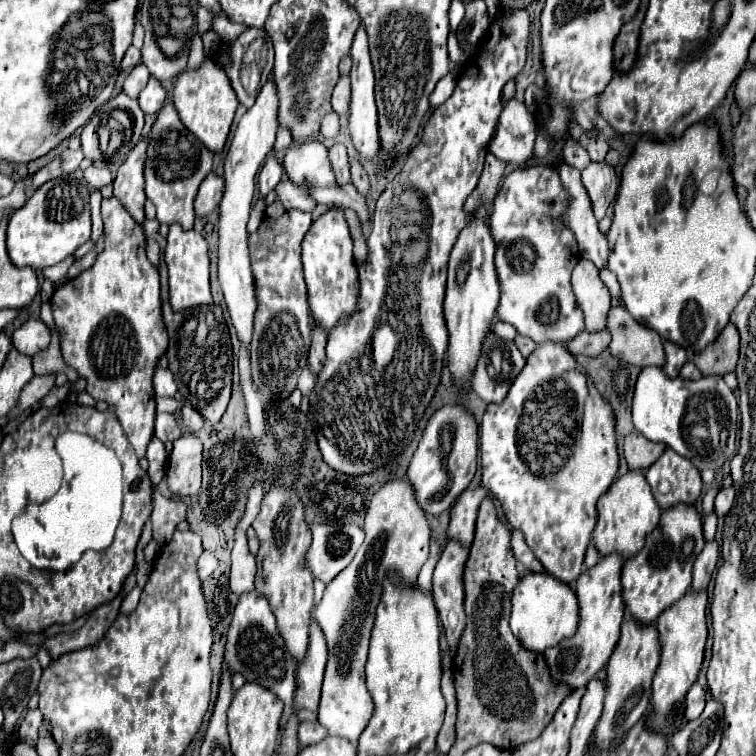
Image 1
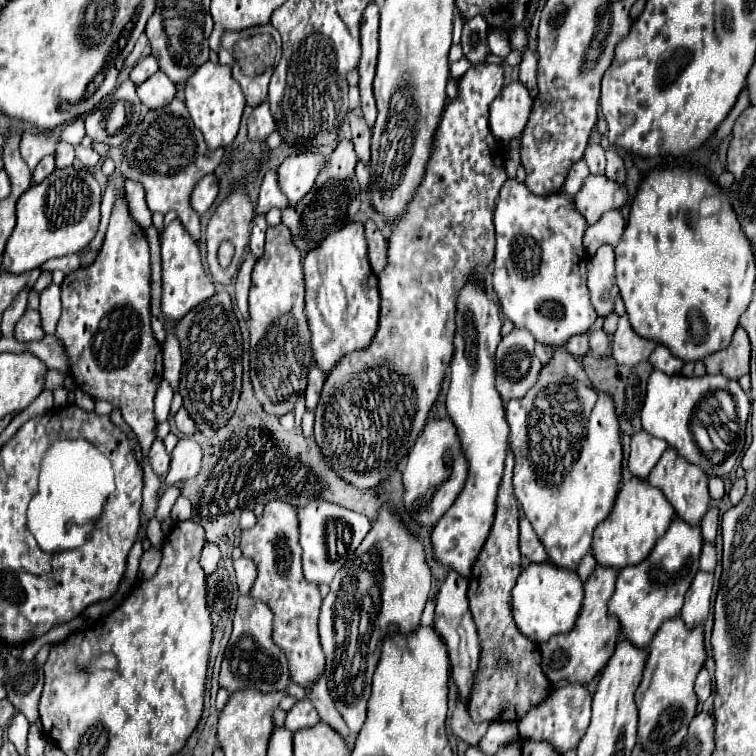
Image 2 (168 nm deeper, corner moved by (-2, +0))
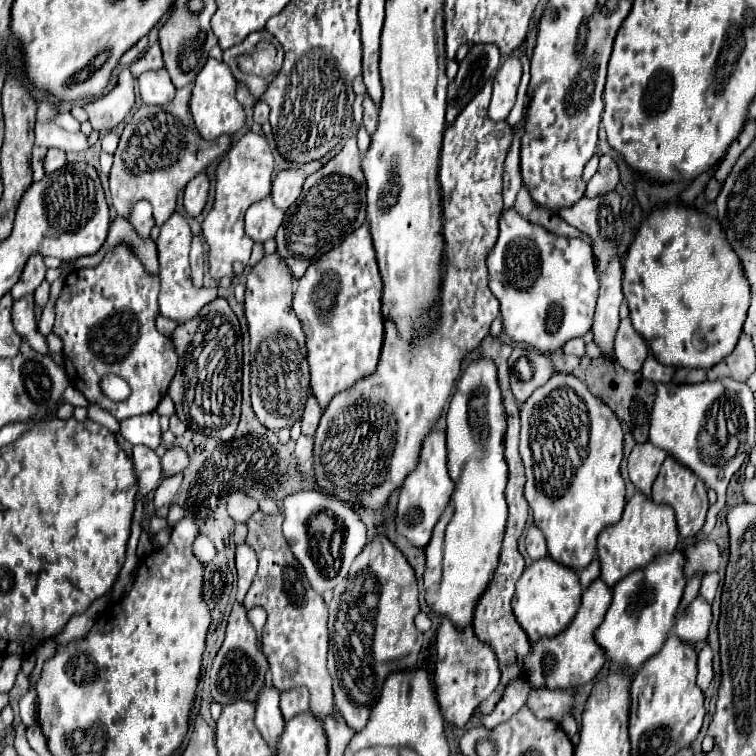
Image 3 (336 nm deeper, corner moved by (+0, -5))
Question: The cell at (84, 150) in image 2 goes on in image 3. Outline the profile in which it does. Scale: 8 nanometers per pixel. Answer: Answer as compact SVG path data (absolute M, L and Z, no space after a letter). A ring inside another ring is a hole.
M51 99L41 101L39 111L37 111L37 125L35 125L35 141L37 145L45 145L49 148L59 148L64 152L85 152L89 148L87 137L81 132L75 133L73 137L70 133L65 133L63 129L51 125L51 119L57 115L57 107L53 107Z

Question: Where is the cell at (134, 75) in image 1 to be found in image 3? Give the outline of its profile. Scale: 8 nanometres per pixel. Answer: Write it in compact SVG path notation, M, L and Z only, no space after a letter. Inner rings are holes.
M155 43L145 53L141 53L141 57L135 59L129 69L131 69L131 75L133 77L139 77L139 75L143 75L147 71L155 71L155 69L161 69L161 67L163 67L161 49L159 49L159 43Z

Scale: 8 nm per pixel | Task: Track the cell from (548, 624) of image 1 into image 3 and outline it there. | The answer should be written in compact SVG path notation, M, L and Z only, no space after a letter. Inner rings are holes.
M545 557L525 567L523 575L519 577L513 595L513 613L517 617L517 623L527 633L529 641L553 637L559 635L559 631L563 631L563 627L567 627L567 623L571 623L571 619L575 617L581 593L583 589L579 585L577 573L571 567L559 565L549 557Z

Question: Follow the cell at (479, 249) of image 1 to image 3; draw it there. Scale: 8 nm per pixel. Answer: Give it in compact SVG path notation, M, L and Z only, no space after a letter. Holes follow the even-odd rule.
M473 359L457 381L447 411L447 467L455 481L455 493L425 549L425 599L433 611L449 617L457 627L471 623L475 603L499 561L507 521L503 431L507 431L507 419L497 385L497 367L491 359Z

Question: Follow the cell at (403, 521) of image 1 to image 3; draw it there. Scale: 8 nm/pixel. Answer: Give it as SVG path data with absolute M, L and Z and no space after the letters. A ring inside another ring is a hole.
M375 537L365 545L357 561L353 561L349 575L343 581L343 587L335 587L333 601L329 603L327 669L333 677L335 705L353 731L361 731L365 727L369 711L377 703L381 685L387 679L387 675L393 671L415 667L423 643L423 633L413 623L417 613L419 613L419 591L413 567L387 537Z

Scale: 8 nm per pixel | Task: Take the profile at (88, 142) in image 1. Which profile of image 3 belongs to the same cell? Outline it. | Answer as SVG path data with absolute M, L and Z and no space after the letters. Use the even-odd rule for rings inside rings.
M123 69L119 73L117 85L107 95L103 95L101 99L93 99L85 105L93 131L109 133L129 115L129 111L135 105L133 89L135 89L135 79L129 73L129 69Z

